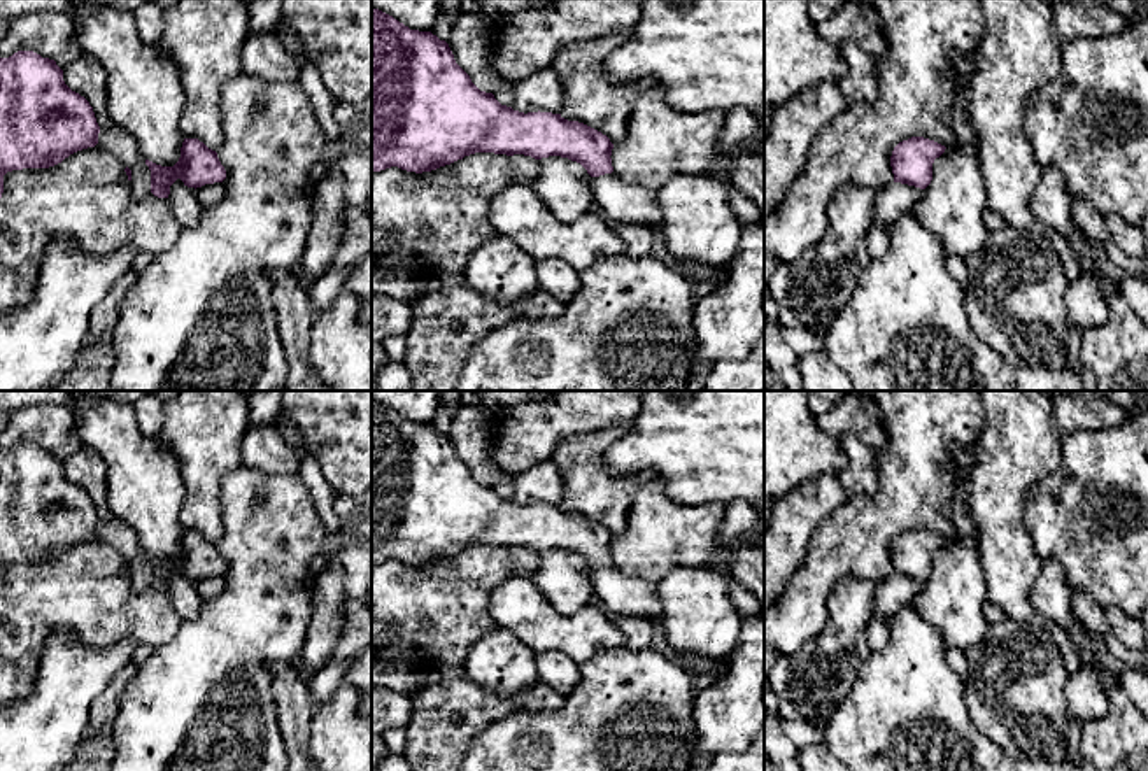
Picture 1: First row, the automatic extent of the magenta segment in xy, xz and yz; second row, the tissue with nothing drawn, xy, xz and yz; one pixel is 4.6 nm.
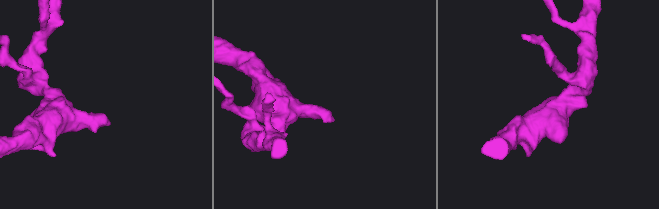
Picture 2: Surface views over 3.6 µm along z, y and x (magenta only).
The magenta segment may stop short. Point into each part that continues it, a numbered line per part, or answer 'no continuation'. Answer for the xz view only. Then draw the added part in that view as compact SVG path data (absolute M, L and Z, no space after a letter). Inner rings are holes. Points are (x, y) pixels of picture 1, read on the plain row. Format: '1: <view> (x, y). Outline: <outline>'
1: xz (619, 593). Outline: M617 566L591 569L594 594L608 615L645 617L659 631L663 605L655 584L631 576Z

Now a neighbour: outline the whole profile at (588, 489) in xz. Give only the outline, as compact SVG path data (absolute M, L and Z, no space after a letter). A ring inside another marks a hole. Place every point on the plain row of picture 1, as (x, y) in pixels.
M629 424L598 433L575 435L563 442L552 459L563 480L561 510L584 515L610 531L624 533L636 492L657 475L652 470L612 477L605 470L605 454L622 438Z

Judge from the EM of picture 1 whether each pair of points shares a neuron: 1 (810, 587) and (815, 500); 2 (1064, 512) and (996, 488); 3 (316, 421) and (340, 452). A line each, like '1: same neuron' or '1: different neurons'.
1: different neurons
2: different neurons
3: same neuron

